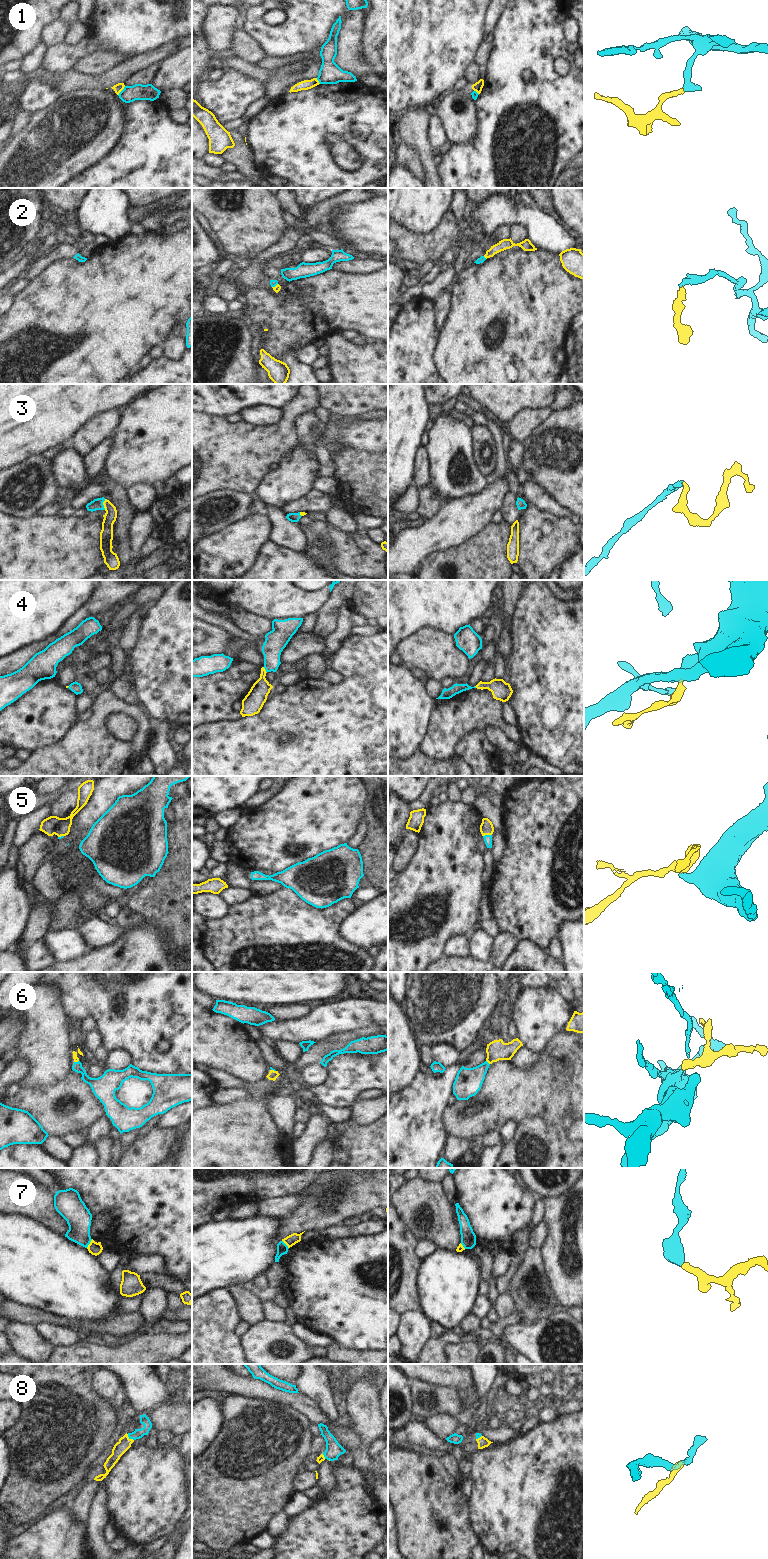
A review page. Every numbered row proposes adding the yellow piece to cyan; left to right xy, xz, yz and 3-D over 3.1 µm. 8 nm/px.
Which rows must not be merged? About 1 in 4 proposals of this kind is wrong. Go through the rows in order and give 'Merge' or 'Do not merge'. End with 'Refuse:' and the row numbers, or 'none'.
1: Do not merge
2: Merge
3: Merge
4: Merge
5: Merge
6: Merge
7: Do not merge
8: Merge
Refuse: 1, 7.

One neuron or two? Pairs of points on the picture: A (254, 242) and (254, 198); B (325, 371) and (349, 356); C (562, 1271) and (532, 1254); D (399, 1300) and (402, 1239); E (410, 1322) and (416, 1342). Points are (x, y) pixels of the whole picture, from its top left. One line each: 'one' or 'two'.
A: one
B: two
C: two
D: one
E: one

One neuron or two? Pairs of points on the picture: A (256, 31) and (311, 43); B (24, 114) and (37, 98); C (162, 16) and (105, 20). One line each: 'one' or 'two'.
A: one
B: two
C: one

